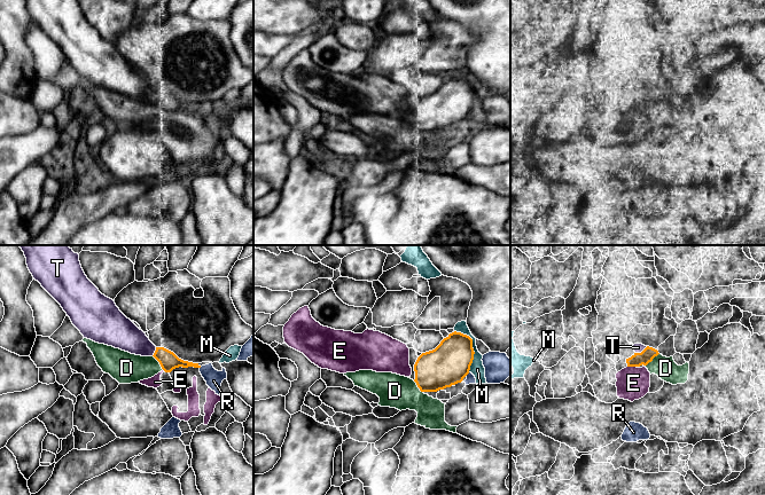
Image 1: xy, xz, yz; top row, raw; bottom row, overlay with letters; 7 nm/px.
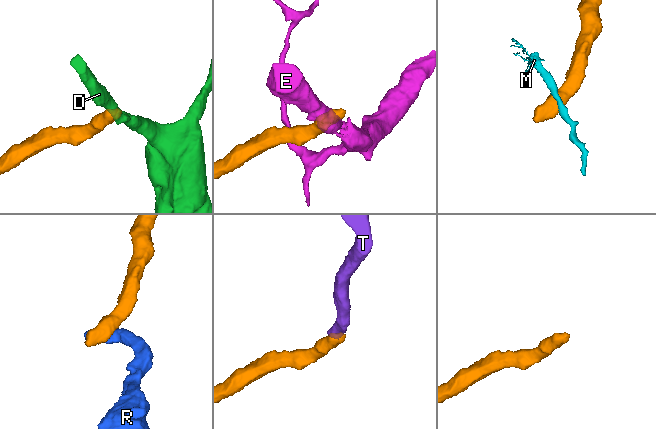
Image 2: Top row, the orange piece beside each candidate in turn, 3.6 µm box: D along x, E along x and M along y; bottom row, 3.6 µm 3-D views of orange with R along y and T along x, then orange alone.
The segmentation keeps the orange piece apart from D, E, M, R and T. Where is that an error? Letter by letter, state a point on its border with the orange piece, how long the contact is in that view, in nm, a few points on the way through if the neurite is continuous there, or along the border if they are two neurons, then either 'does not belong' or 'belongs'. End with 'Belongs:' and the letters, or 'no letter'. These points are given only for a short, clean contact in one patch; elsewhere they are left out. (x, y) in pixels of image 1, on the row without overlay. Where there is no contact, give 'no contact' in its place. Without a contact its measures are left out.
D: meets orange in yz at (652, 103); contact 130 nm long; does not belong
E: meets orange in yz at (632, 109); contact 60 nm long; does not belong
M: meets orange in xz at (471, 91); contact 320 nm long; border along xz (454, 73), (466, 77), (471, 83), (474, 102), (468, 115); does not belong
R: meets orange in xz at (467, 117); contact 40 nm long; border along xz (469, 116), (466, 118); does not belong
T: meets orange in yz at (642, 94); contact 100 nm long; belongs
Belongs: T

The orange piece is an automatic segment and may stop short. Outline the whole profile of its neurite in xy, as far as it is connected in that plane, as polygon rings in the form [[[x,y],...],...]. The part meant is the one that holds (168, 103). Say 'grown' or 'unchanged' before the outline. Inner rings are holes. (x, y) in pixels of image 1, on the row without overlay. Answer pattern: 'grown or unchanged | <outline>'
grown | [[[25,0],[26,8],[33,22],[61,48],[72,68],[84,81],[104,87],[141,100],[154,100],[165,116],[182,110],[201,111],[179,102],[173,95],[156,91],[146,77],[127,62],[116,49],[115,45],[104,38],[85,18],[79,0]]]

